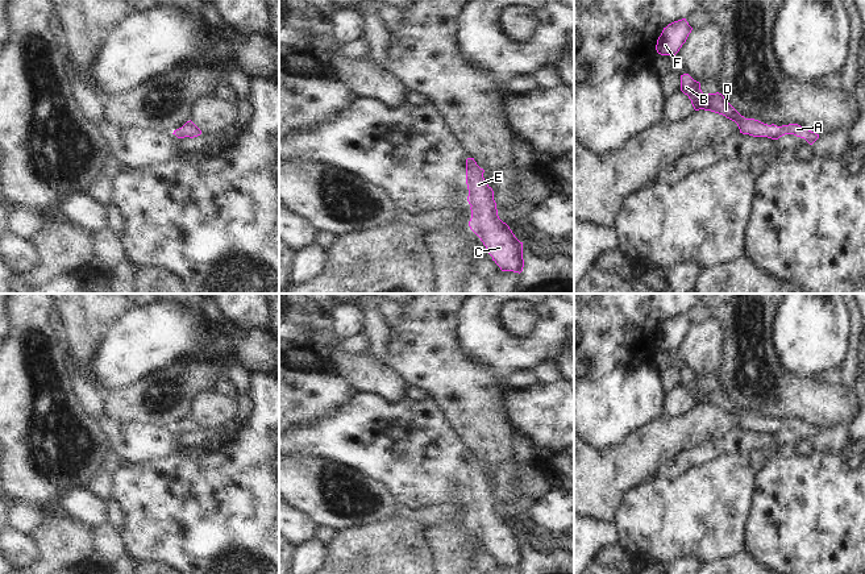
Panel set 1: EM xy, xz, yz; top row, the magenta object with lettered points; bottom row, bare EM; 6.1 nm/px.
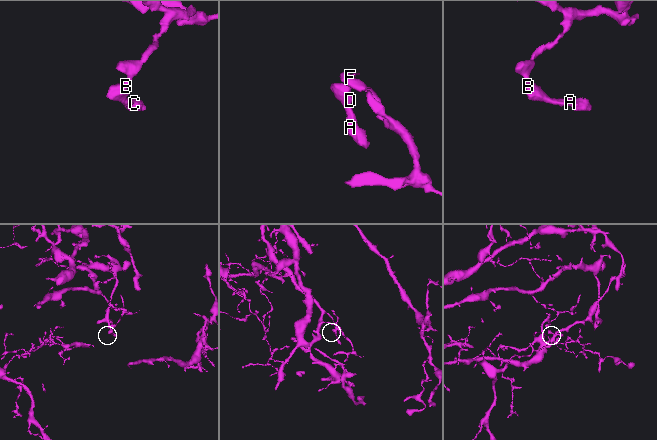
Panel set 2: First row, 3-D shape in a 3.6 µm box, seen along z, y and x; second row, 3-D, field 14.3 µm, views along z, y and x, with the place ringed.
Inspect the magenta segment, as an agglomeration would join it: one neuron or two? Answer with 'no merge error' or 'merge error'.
no merge error

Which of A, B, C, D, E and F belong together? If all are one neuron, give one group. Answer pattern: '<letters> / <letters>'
A B C D E F

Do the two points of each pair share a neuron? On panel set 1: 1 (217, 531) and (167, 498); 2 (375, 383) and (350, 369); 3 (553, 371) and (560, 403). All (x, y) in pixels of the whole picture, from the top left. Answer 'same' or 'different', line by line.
1: same
2: same
3: different

